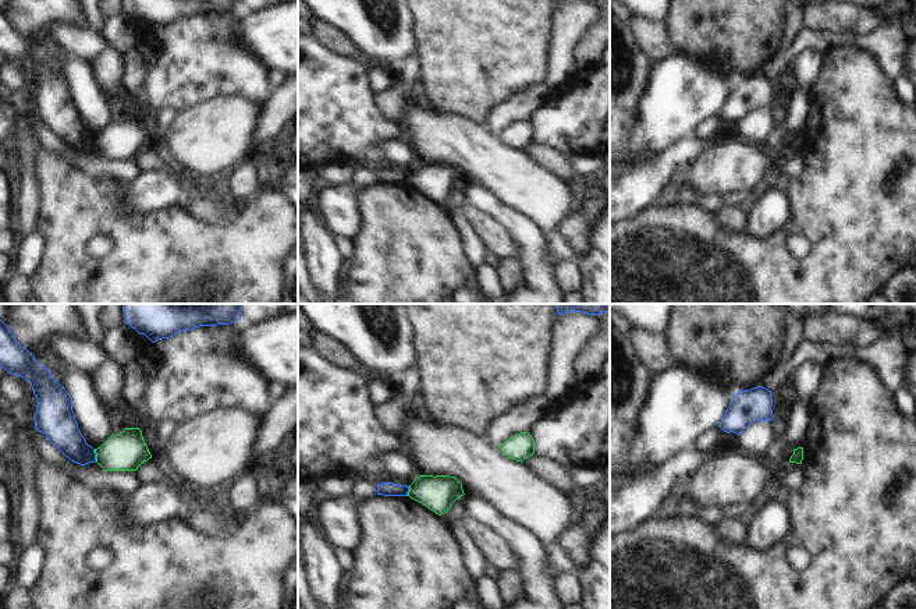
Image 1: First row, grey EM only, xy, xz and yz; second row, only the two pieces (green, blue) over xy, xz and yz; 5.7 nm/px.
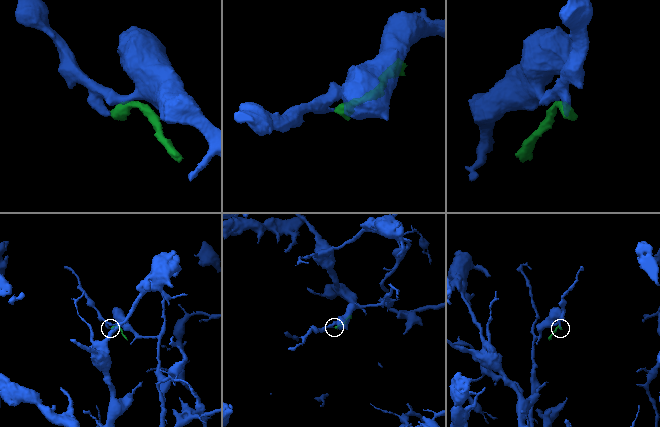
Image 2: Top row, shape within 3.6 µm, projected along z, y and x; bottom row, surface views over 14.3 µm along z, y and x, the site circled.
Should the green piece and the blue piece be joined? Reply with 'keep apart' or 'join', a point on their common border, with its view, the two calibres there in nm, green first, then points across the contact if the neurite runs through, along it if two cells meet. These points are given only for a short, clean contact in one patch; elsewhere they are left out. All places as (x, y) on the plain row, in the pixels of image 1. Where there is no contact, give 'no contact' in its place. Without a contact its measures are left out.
keep apart | xy (96, 142) | 220/190 nm | along xy (93, 137), (96, 148)

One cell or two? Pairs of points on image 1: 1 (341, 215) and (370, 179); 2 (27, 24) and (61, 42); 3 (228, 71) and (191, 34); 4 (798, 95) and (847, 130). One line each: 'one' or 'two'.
1: one
2: two
3: one
4: two

